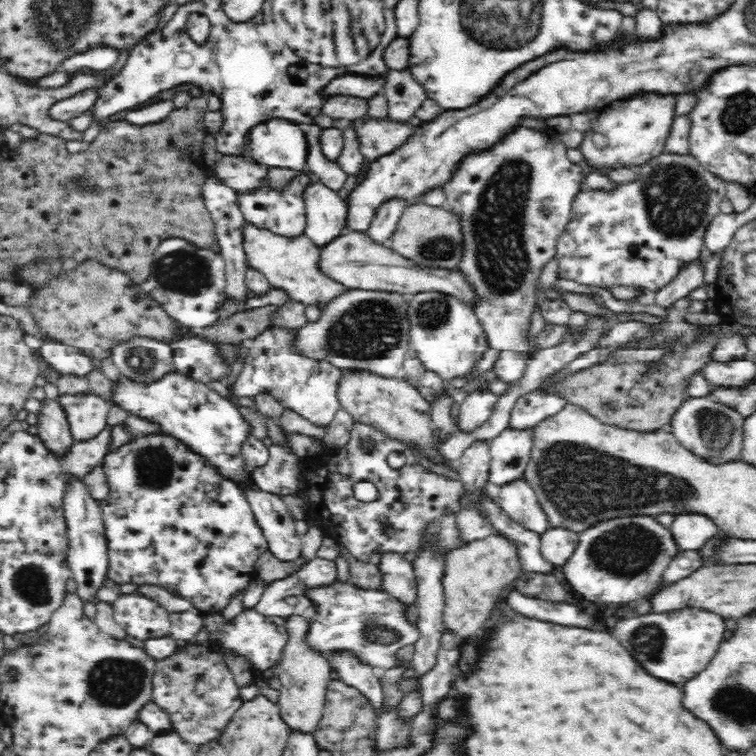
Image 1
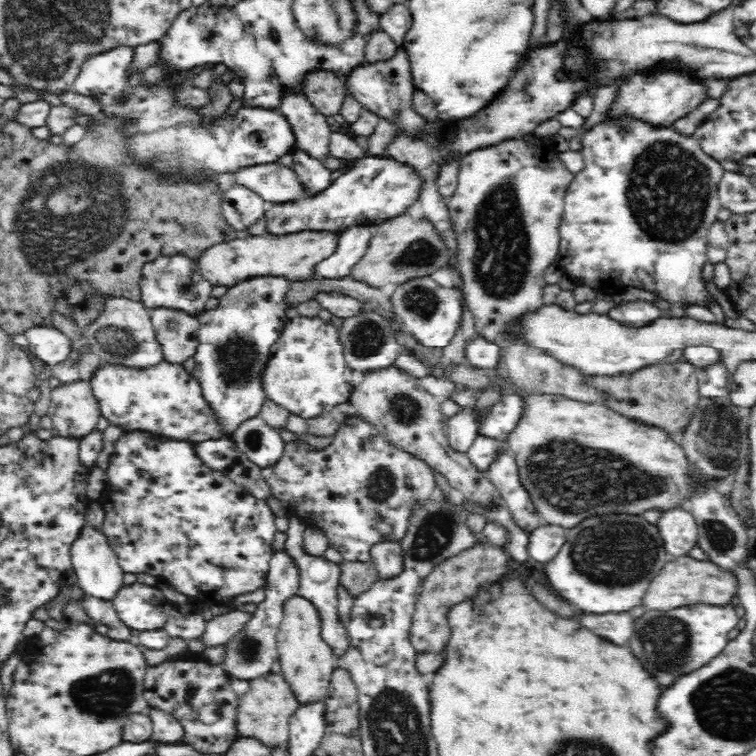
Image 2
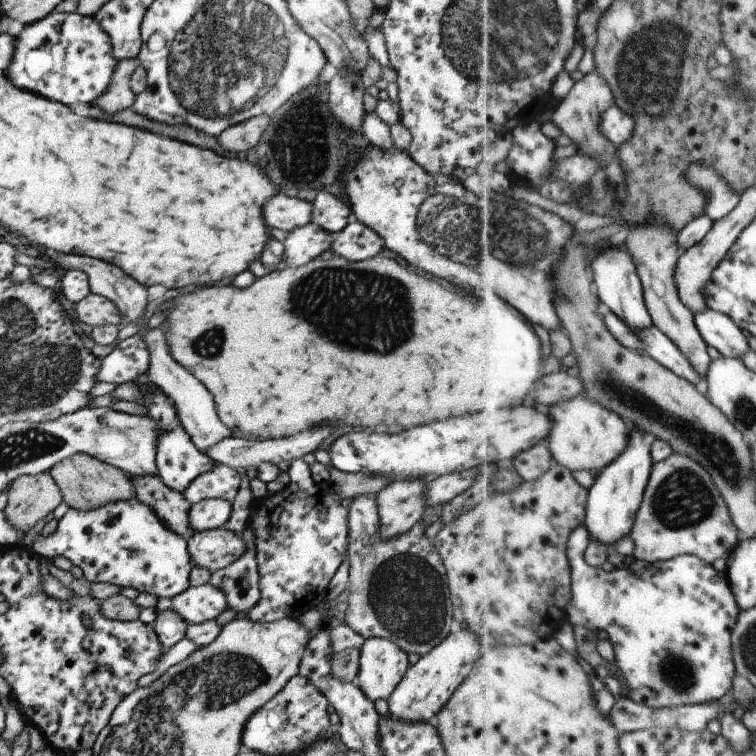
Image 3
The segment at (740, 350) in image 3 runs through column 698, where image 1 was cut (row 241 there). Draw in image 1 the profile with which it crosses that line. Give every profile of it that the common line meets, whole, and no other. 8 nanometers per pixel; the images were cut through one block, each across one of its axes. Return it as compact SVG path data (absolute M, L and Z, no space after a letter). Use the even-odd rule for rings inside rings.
M322 181L312 182L303 190L305 206L305 235L316 243L326 244L345 227L347 206L337 191Z

